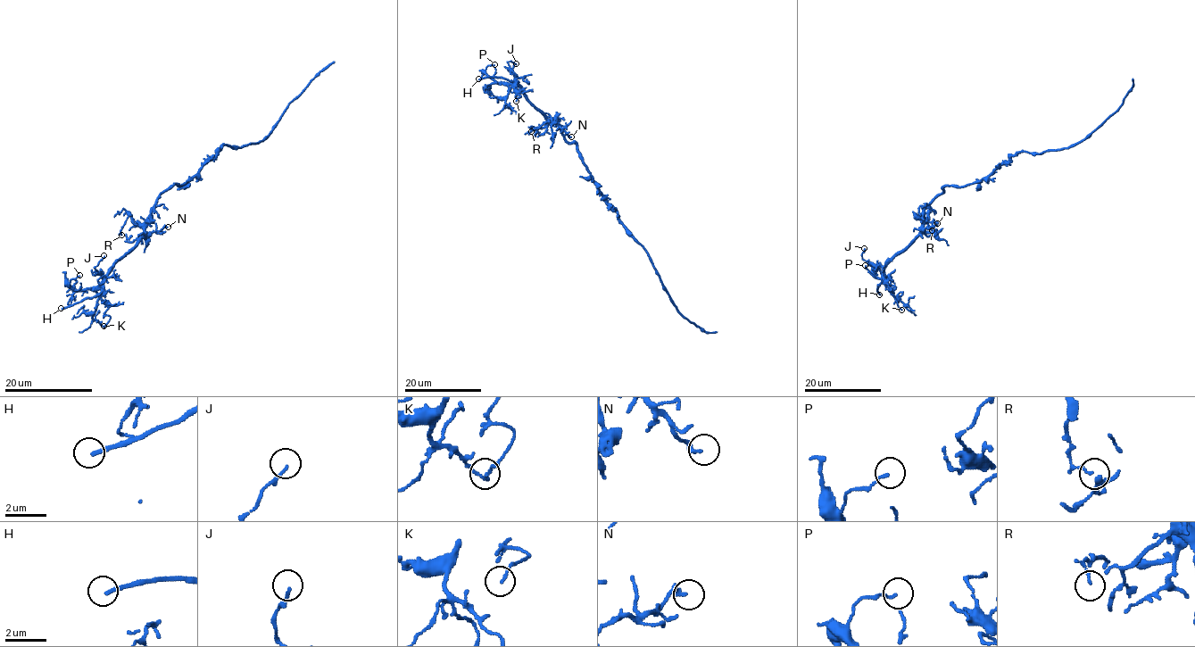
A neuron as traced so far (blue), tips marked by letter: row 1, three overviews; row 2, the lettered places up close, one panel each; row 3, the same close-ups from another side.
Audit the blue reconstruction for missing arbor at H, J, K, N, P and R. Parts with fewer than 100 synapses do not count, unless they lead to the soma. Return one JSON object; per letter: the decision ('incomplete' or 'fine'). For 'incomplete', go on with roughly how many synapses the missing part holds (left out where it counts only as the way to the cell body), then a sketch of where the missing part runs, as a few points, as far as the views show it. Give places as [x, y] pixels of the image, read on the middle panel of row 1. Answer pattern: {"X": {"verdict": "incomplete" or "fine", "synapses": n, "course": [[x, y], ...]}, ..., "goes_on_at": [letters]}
{"H": {"verdict": "incomplete", "course": [[478, 78], [463, 84], [443, 83], [458, 38], [464, 33], [486, 30], [496, 35]]}, "J": {"verdict": "fine"}, "K": {"verdict": "fine"}, "N": {"verdict": "fine"}, "P": {"verdict": "fine"}, "R": {"verdict": "fine"}, "goes_on_at": ["H"]}

